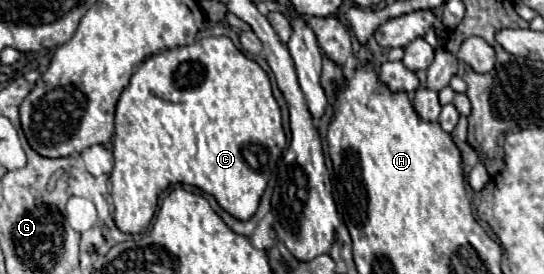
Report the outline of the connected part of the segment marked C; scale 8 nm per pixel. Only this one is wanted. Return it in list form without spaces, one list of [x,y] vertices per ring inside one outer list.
[[[227,36],[205,38],[193,46],[151,56],[139,64],[117,104],[113,136],[115,166],[109,178],[113,184],[115,224],[127,234],[143,232],[155,214],[157,196],[169,184],[177,182],[201,188],[215,196],[231,216],[249,220],[259,206],[259,198],[283,148],[281,110],[273,98],[269,76],[255,60],[243,56]]]

